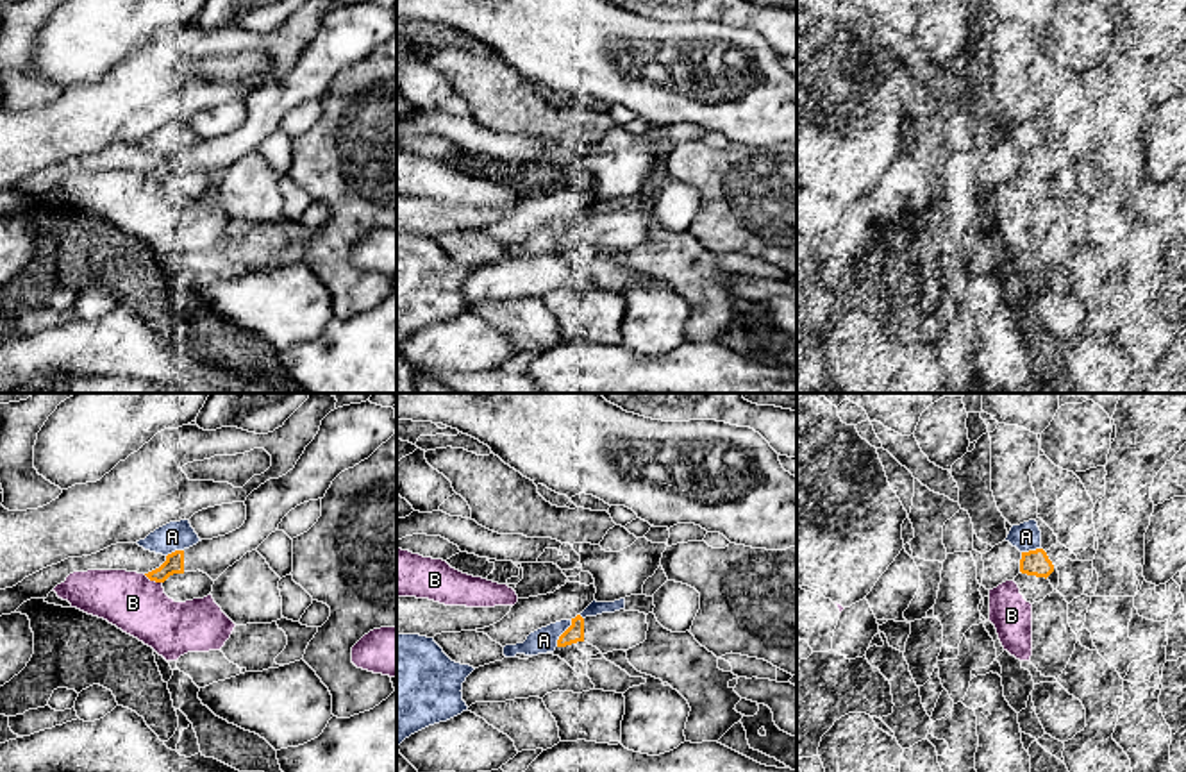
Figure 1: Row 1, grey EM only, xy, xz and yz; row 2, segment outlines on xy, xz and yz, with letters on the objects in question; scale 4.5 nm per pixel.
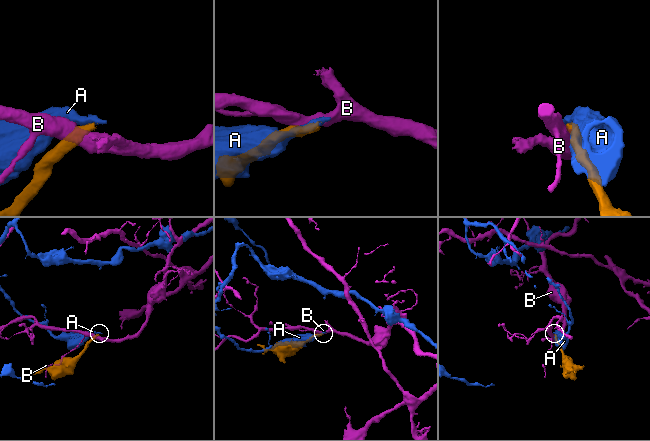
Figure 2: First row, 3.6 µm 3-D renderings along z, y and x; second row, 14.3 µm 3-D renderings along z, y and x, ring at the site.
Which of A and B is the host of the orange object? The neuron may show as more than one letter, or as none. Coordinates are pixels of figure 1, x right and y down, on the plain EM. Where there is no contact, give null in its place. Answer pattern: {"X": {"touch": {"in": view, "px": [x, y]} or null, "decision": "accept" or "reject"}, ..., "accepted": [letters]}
{"A": {"touch": {"in": "xz", "px": [563, 233]}, "decision": "reject"}, "B": {"touch": {"in": "xy", "px": [152, 179]}, "decision": "reject"}, "accepted": []}

